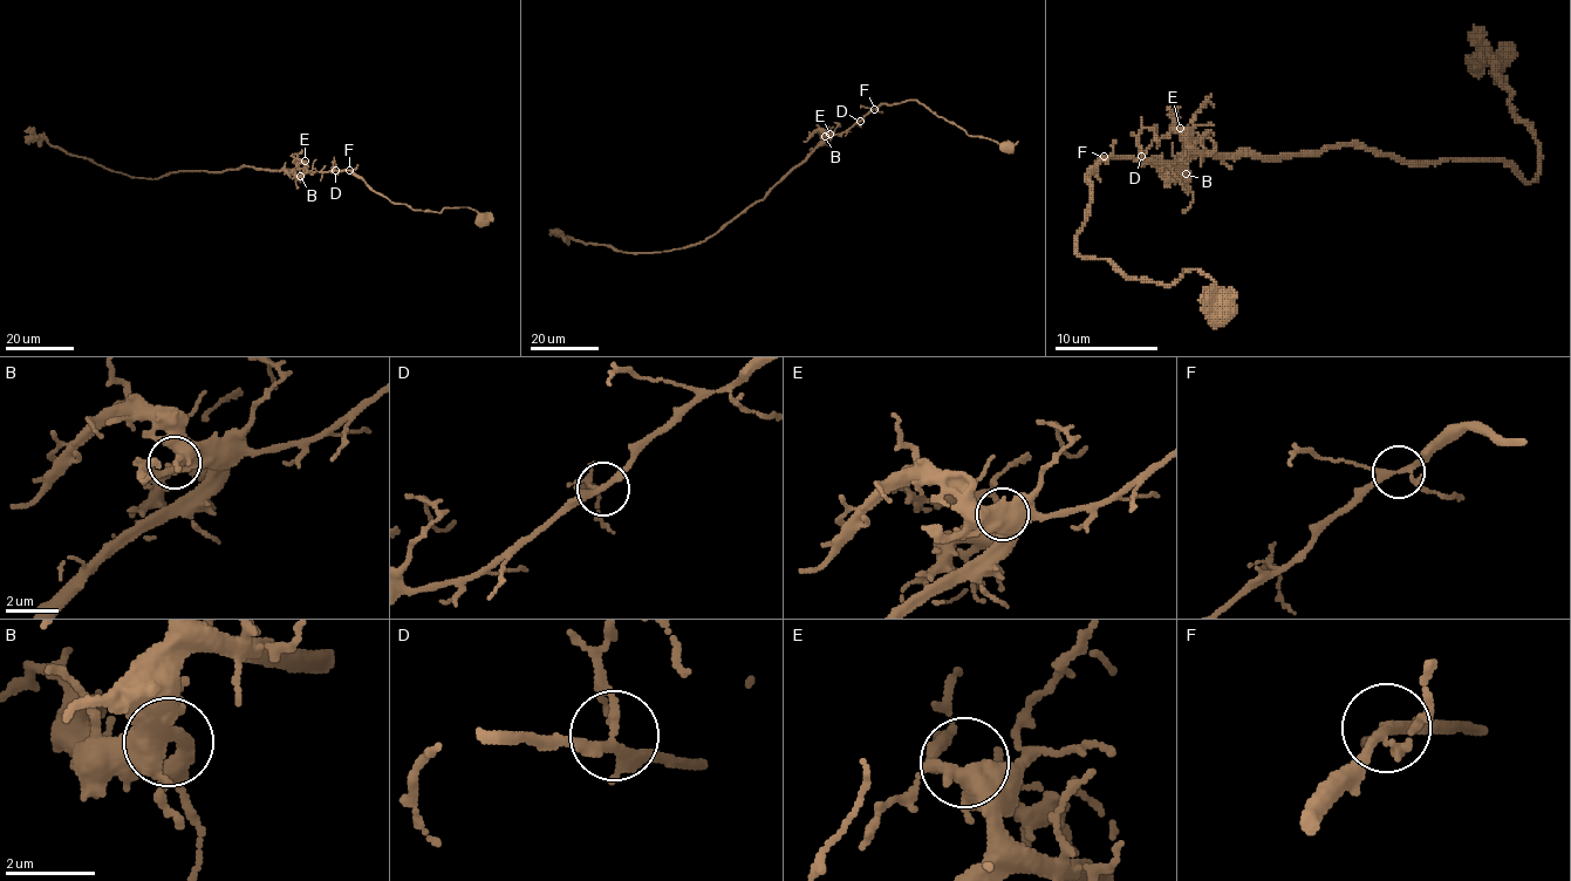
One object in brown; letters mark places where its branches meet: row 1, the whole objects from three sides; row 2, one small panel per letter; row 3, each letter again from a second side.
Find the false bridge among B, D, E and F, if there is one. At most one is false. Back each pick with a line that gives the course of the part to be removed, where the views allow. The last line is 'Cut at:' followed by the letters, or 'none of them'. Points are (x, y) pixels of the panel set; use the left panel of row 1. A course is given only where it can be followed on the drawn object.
Cut at: none of them

